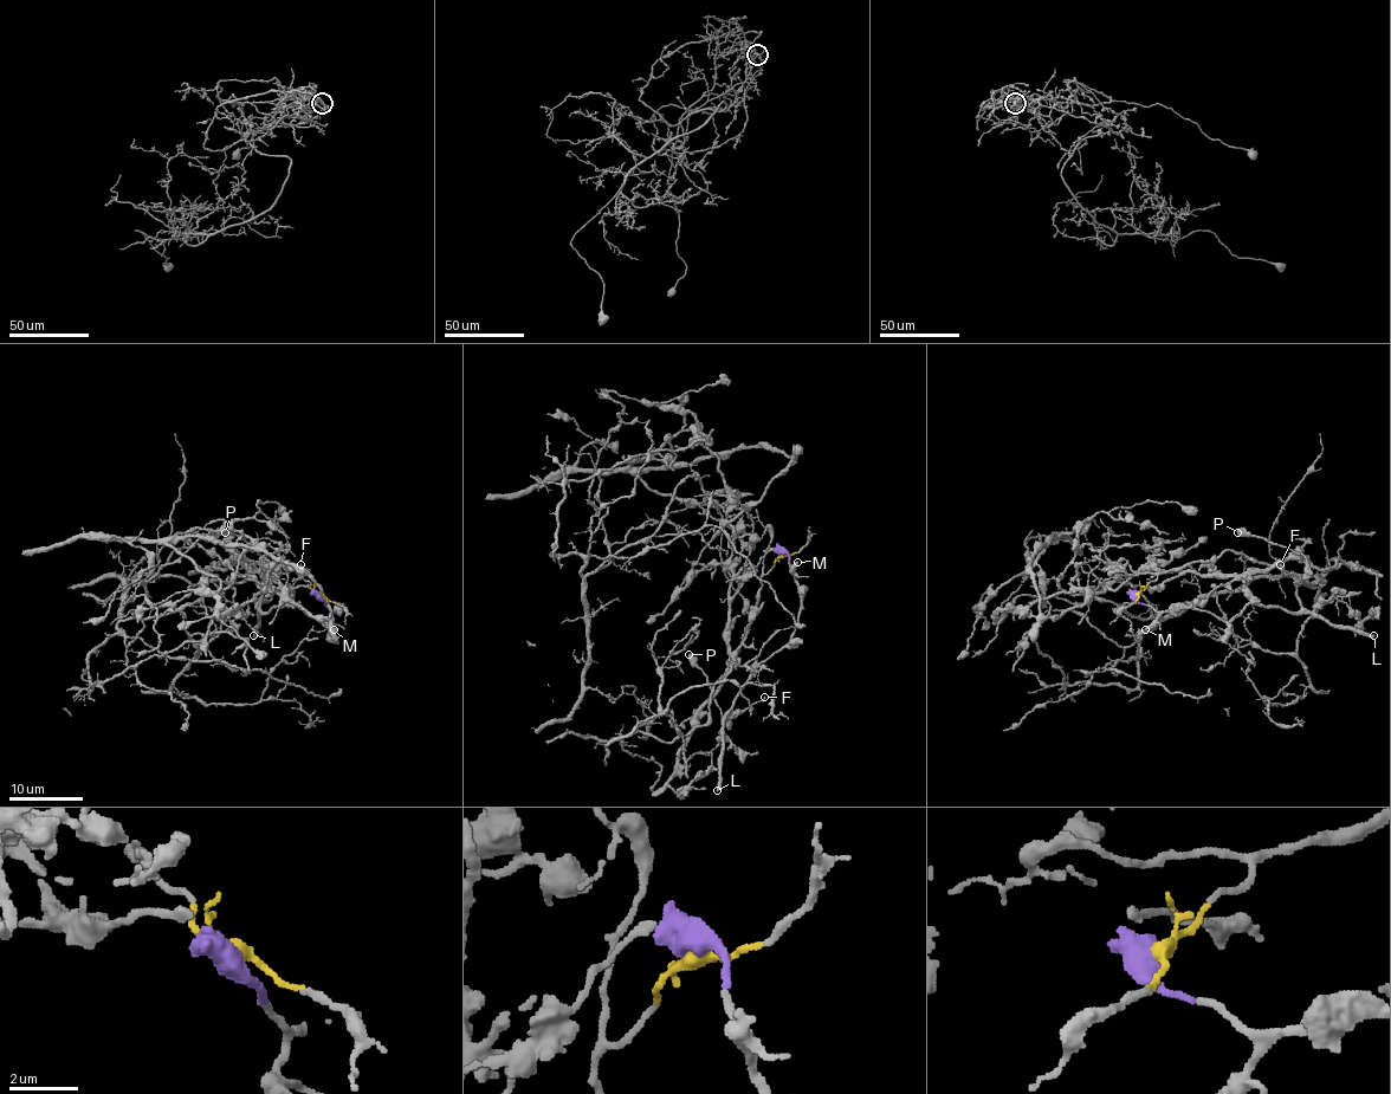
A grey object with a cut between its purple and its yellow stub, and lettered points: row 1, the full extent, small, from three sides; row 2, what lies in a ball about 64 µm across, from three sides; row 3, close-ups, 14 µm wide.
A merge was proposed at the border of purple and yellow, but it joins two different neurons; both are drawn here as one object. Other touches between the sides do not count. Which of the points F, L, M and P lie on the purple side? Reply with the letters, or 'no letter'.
F, L, M, P

